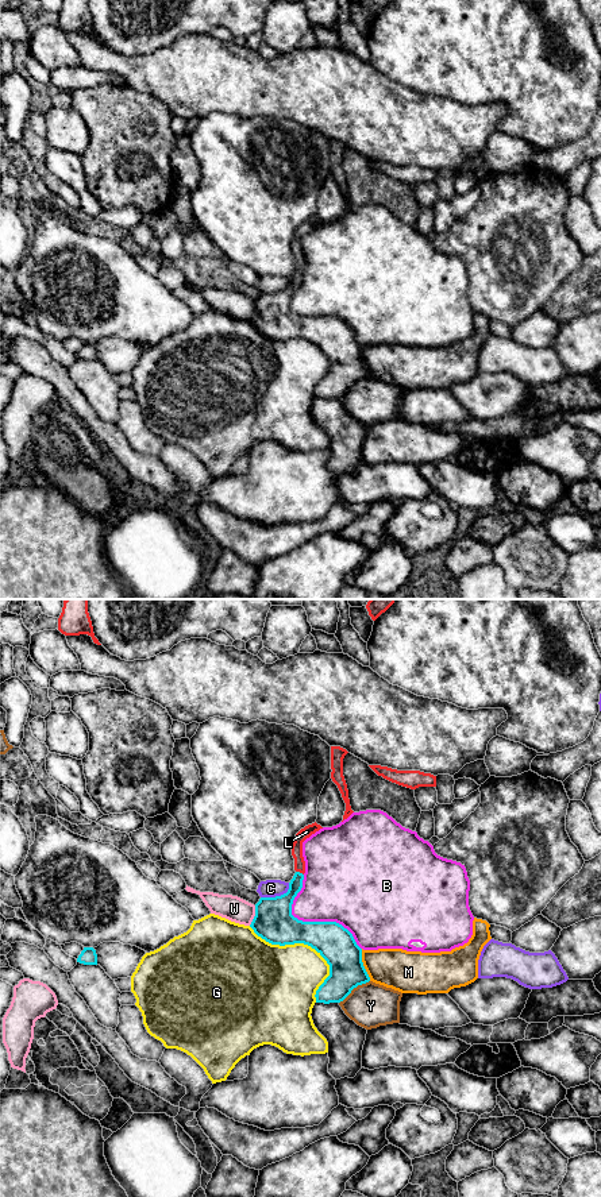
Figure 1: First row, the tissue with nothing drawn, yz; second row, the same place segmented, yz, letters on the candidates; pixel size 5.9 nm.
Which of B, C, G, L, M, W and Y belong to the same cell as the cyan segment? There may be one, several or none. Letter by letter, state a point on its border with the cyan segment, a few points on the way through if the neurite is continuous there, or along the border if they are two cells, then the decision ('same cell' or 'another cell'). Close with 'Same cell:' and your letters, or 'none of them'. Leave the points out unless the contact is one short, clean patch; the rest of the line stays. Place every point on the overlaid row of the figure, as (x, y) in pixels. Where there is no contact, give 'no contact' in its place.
B: meets cyan in yz at (309, 922); another cell
C: meets cyan in yz at (277, 896); another cell
G: meets cyan in yz at (308, 945); another cell
L: meets cyan in yz at (299, 872); runs through yz (278, 908), (292, 892), (299, 872), (297, 842), (307, 831); same cell
M: meets cyan in yz at (362, 965); another cell
W: meets cyan in yz at (255, 915); another cell
Y: meets cyan in yz at (354, 987); another cell
Same cell: L

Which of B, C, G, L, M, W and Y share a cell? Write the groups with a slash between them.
B / C / G / L / M / W / Y

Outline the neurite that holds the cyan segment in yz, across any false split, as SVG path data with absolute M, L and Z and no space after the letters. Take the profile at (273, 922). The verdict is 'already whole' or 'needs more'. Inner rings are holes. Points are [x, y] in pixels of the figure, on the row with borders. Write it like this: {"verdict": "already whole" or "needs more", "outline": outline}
{"verdict": "needs more", "outline": "M316 822L301 829L292 845L294 876L286 893L261 897L250 924L254 932L271 945L304 943L315 949L330 965L330 976L316 991L316 1003L340 1003L354 988L370 981L362 962L362 949L352 934L336 922L303 922L292 915L292 904L303 888L305 861L303 842L323 829Z"}

